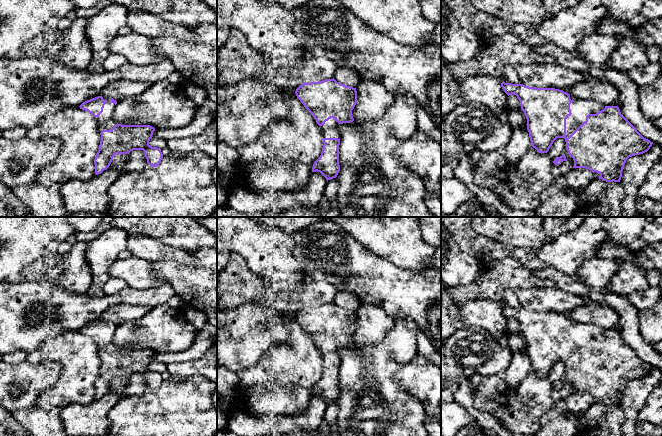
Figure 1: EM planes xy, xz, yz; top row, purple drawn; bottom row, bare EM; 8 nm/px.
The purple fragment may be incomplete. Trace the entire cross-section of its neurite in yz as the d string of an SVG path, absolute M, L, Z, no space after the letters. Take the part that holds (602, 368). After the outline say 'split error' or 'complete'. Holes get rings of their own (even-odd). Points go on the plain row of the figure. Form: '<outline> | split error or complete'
M505 306L501 311L508 320L514 318L519 323L532 371L539 377L547 377L557 362L565 363L566 377L553 385L555 389L567 385L573 392L589 393L596 402L606 406L620 406L626 384L647 376L653 368L621 338L618 330L604 330L555 312Z | split error

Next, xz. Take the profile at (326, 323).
M333 302L303 307L295 318L322 354L324 369L312 396L320 396L327 405L336 402L340 395L338 349L354 345L352 334L357 327L356 312Z | split error

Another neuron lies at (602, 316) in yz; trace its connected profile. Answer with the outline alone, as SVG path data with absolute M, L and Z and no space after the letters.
M583 297L584 304L575 310L567 311L563 315L570 320L595 325L604 330L618 330L620 315L607 305L601 305L590 297Z

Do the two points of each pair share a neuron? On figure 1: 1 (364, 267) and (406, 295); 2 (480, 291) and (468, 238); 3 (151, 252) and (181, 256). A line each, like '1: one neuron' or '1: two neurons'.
1: one neuron
2: two neurons
3: one neuron

